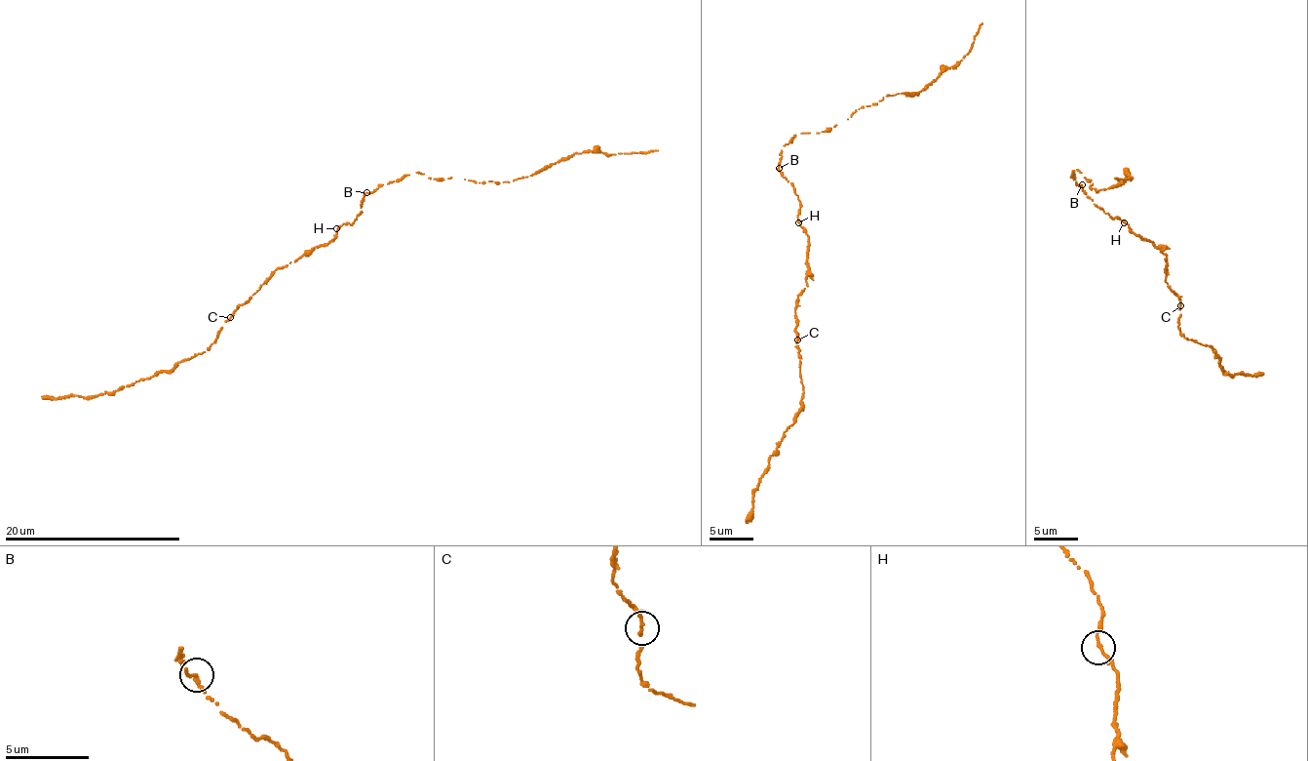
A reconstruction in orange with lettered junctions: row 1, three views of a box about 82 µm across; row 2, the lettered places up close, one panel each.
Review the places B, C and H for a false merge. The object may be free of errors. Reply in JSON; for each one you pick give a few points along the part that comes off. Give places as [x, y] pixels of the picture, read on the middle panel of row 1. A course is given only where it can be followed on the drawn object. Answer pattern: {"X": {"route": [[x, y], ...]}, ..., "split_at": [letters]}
{"split_at": []}

